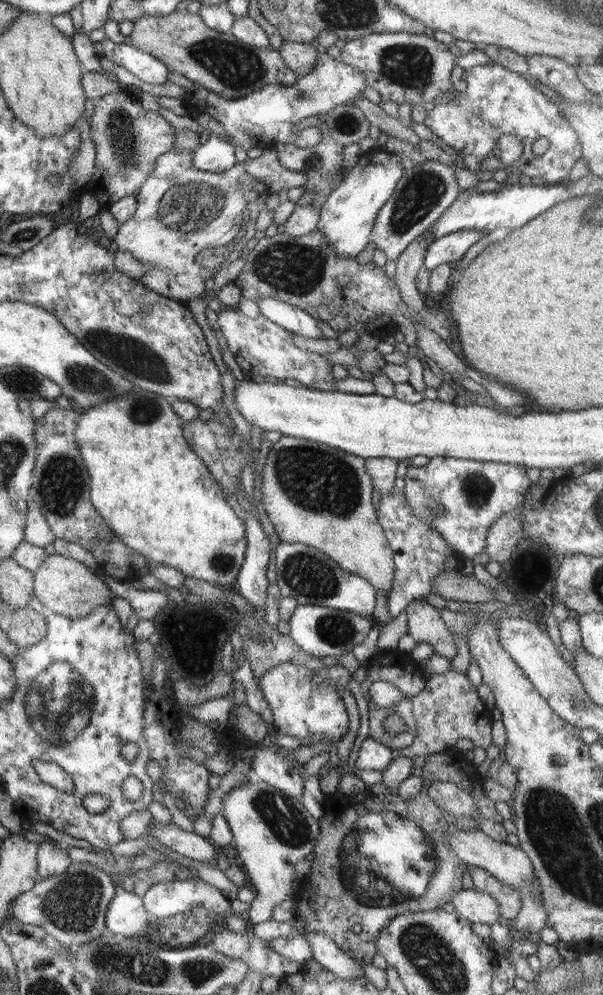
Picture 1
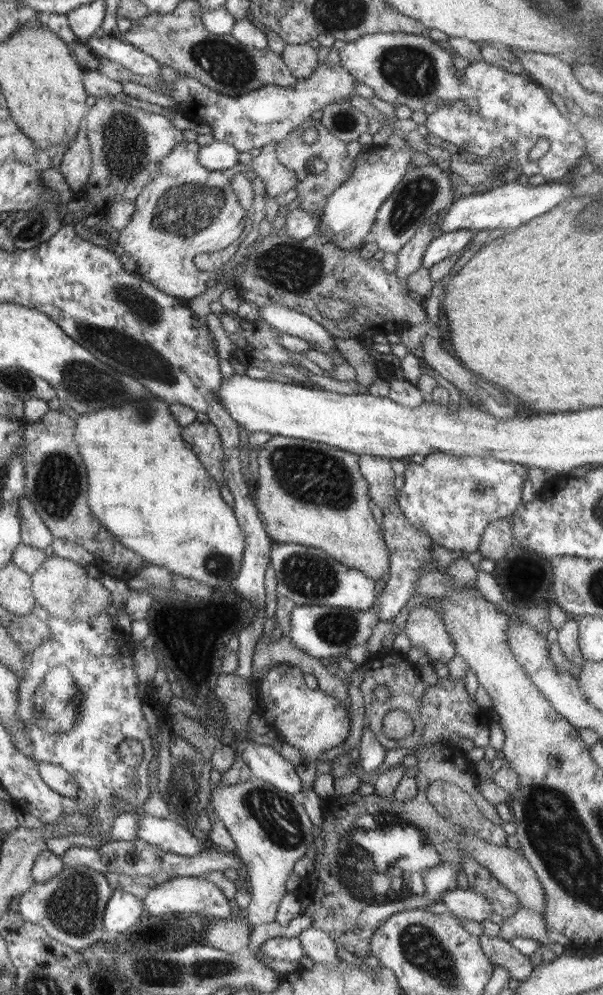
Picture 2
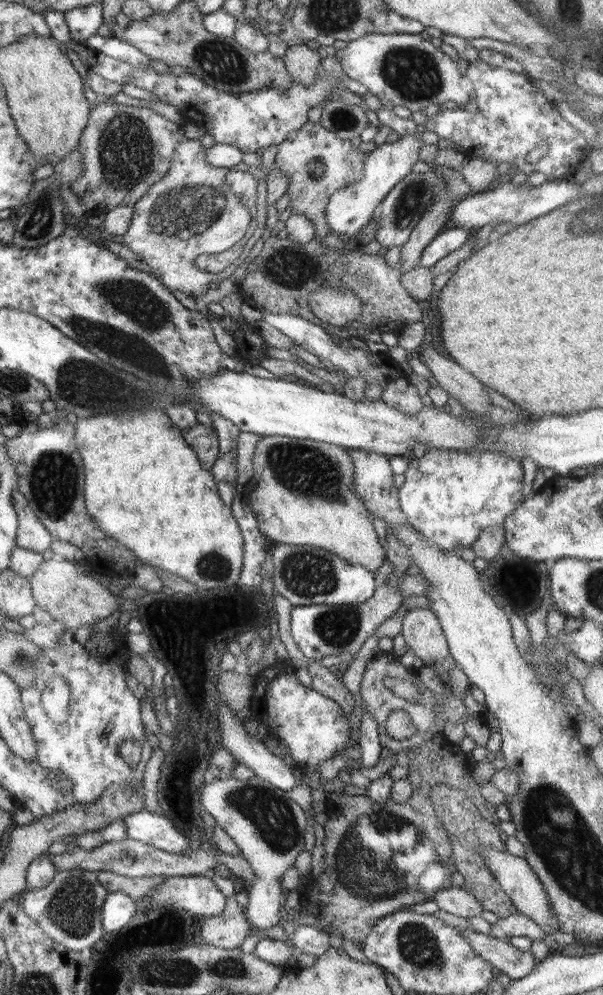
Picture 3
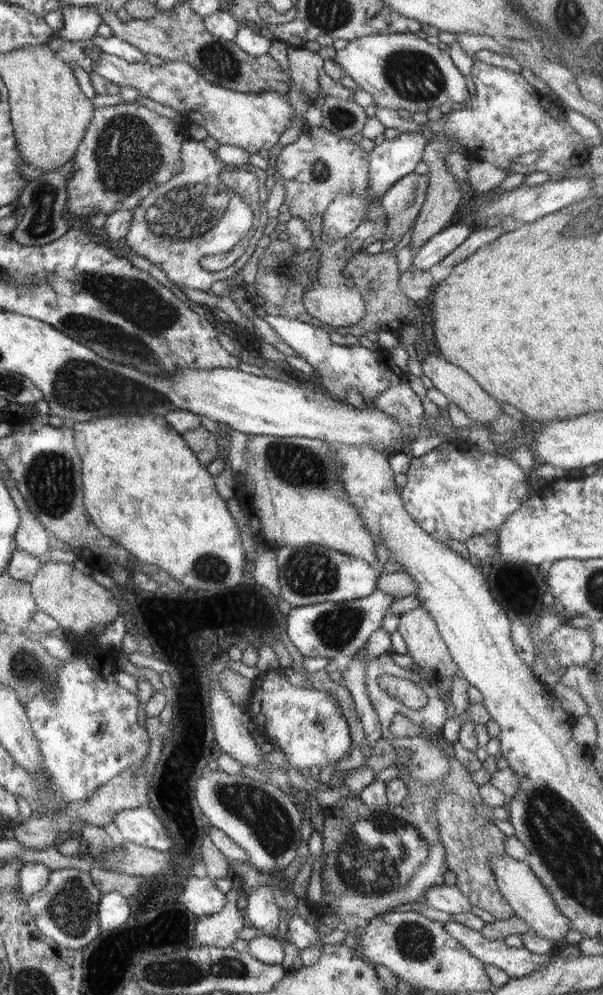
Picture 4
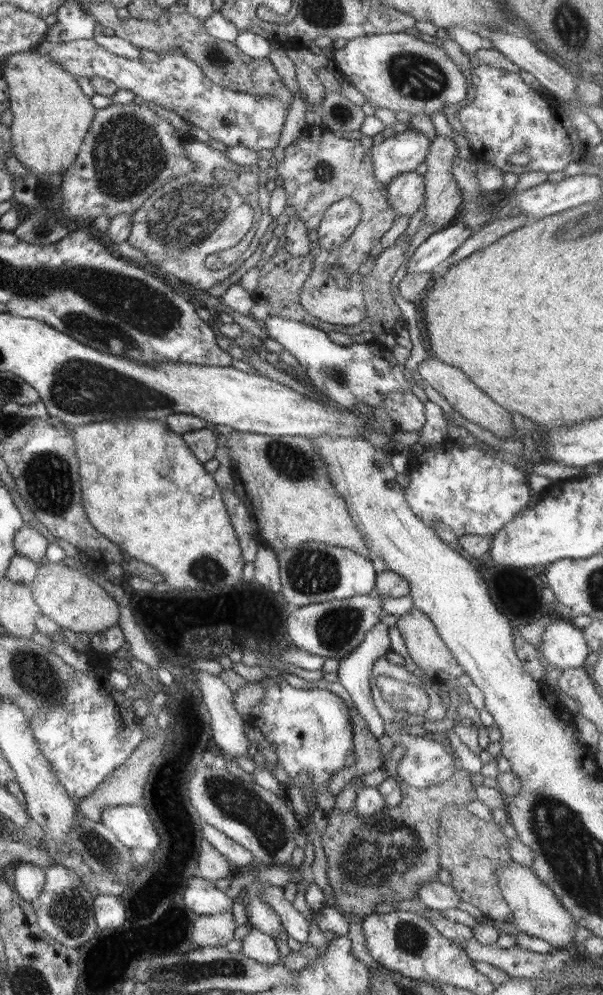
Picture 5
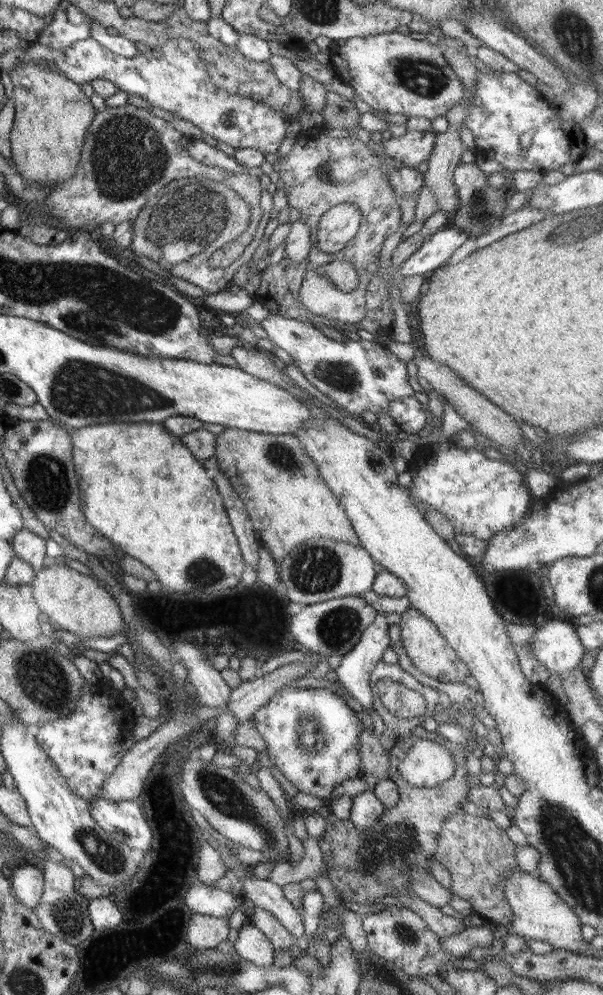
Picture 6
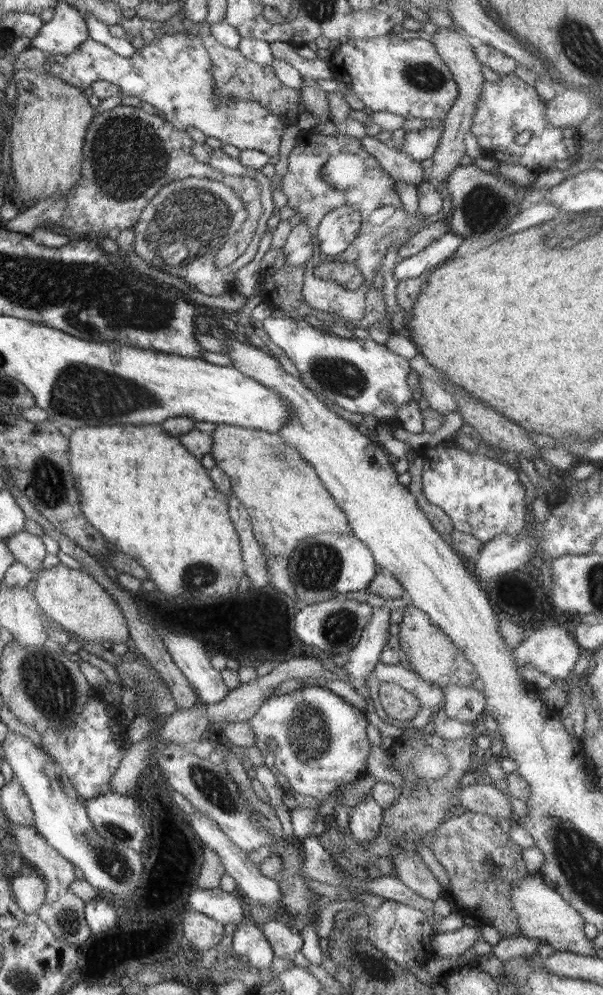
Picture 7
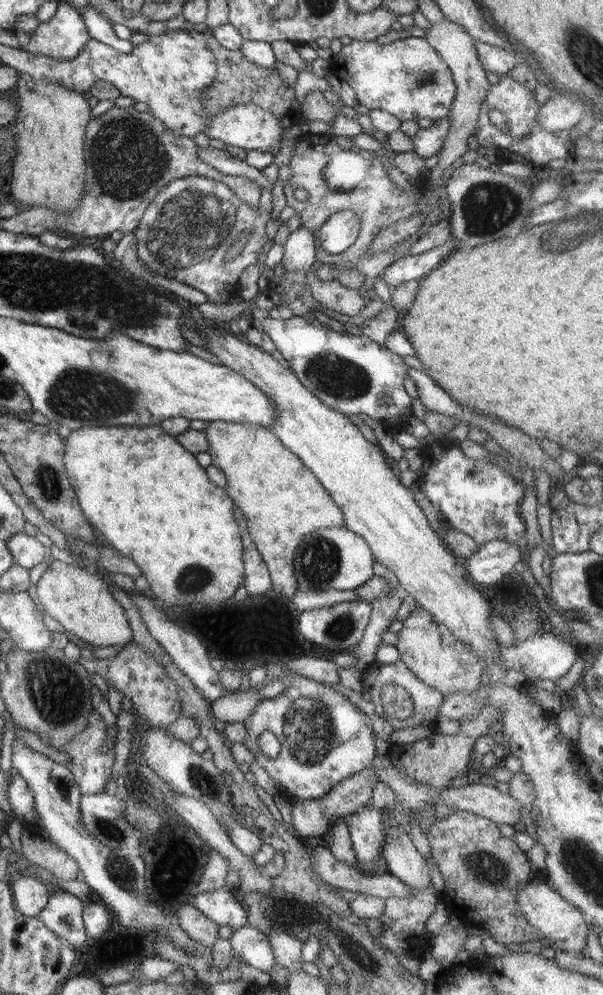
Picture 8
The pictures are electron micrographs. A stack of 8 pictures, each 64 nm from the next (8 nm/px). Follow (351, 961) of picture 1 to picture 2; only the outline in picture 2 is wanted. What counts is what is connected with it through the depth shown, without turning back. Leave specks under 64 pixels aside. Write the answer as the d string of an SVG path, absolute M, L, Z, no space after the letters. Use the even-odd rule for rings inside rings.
M312 926L300 932L298 938L304 955L314 963L324 963L336 968L342 962L337 954L337 946L327 932Z

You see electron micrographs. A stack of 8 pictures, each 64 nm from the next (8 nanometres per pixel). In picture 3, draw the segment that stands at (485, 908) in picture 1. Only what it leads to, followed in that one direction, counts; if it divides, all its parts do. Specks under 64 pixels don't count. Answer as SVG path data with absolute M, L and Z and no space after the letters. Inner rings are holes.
M456 886L436 892L433 901L441 910L466 919L473 916L480 917L484 911L476 896Z

